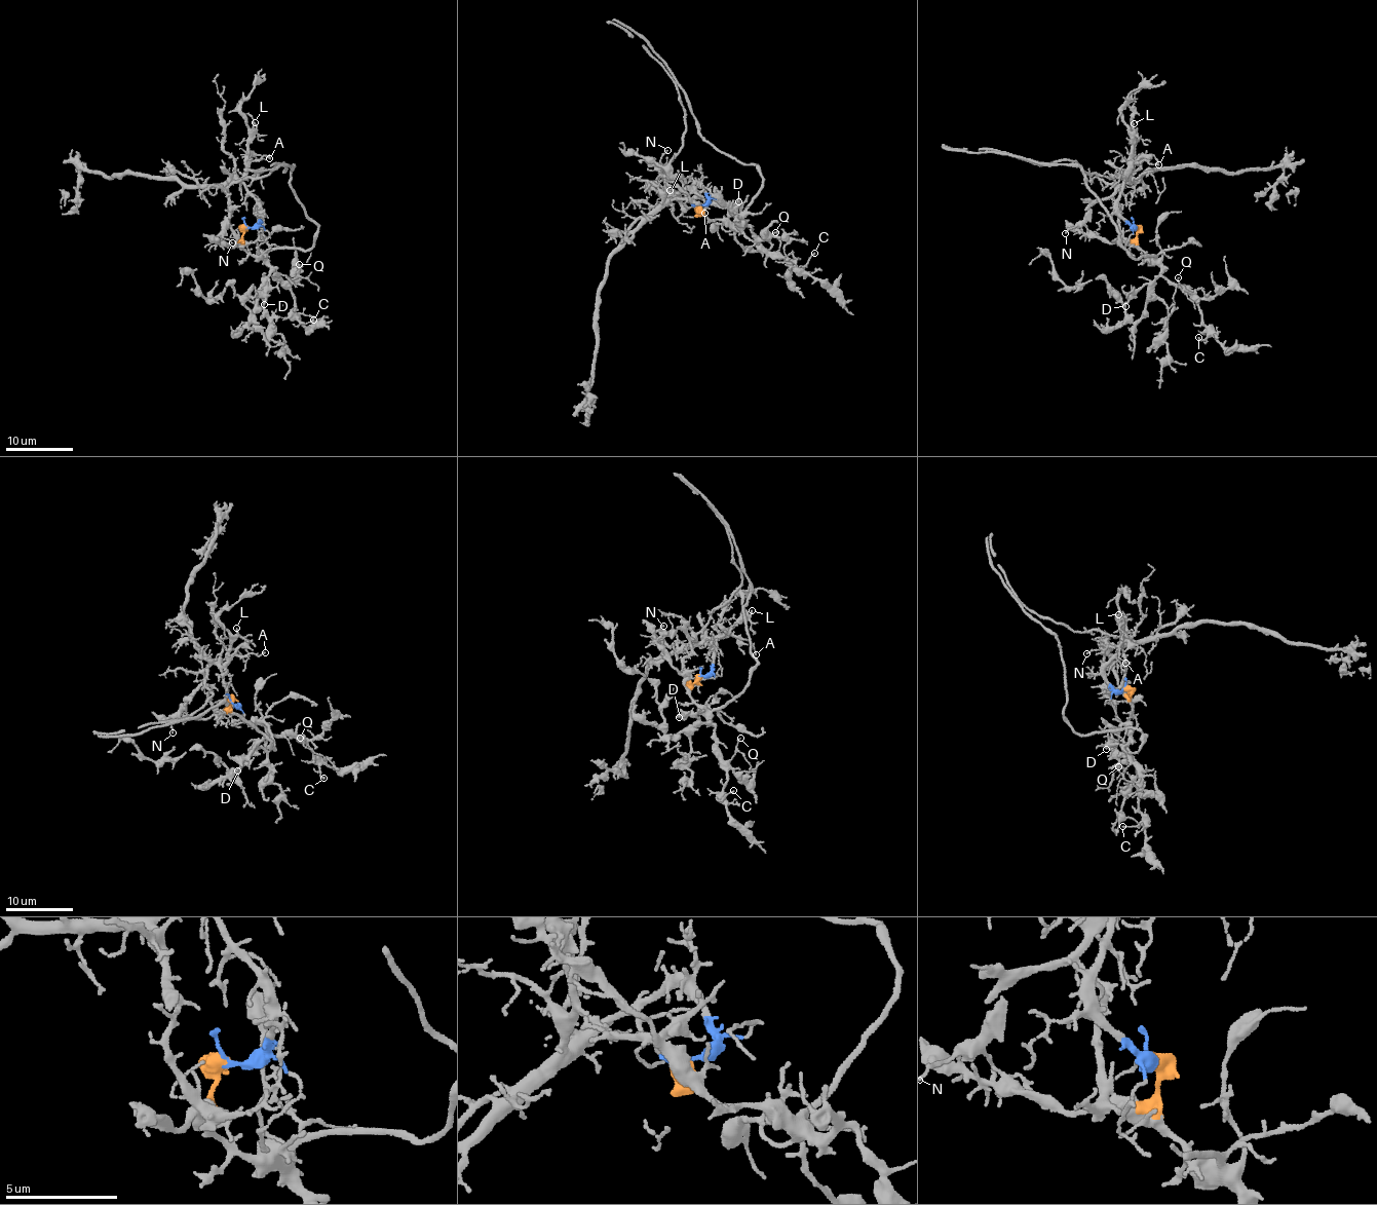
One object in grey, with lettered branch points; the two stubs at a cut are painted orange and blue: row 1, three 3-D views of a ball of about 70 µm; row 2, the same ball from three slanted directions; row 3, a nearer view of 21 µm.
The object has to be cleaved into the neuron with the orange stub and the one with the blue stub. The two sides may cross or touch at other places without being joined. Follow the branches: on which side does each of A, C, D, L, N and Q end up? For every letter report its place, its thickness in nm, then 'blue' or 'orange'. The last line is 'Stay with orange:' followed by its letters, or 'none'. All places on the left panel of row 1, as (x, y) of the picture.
A: place (269, 158); calibre 110 nm; blue
C: place (313, 319); calibre 140 nm; orange
D: place (264, 304); calibre 220 nm; orange
L: place (255, 122); calibre 110 nm; blue
N: place (232, 242); calibre 110 nm; blue
Q: place (299, 264); calibre 110 nm; orange
Stay with orange: C, D, Q

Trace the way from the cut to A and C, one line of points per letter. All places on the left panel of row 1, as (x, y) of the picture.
A: (247, 227), (253, 227), (261, 215), (258, 200), (244, 185), (243, 173), (251, 161), (265, 155), (269, 158)
C: (247, 227), (243, 230), (242, 247), (274, 267), (292, 294), (296, 317), (304, 322), (314, 319)

